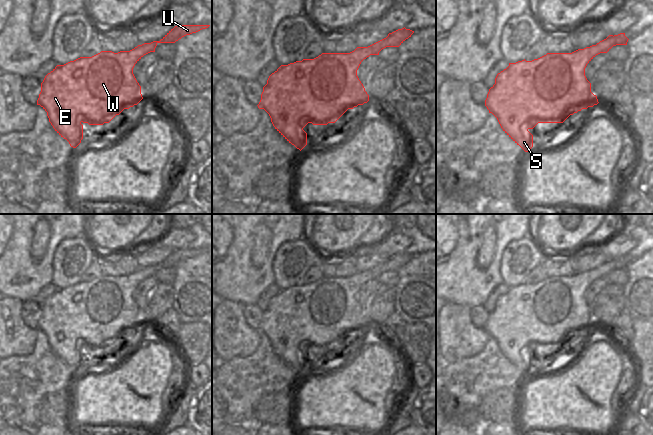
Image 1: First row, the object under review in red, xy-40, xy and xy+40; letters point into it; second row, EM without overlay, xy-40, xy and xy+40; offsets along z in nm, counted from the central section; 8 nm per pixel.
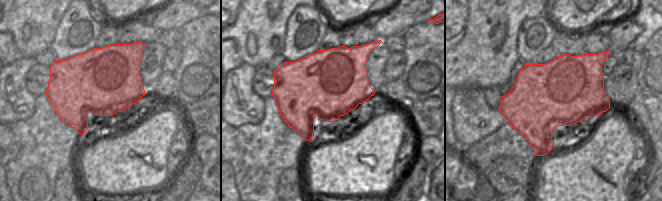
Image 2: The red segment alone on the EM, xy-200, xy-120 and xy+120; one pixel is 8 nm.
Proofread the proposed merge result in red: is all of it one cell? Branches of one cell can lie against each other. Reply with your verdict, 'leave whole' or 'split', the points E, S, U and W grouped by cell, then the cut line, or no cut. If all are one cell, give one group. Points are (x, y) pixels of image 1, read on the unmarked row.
split; groups E S W / U; cut xy+40 (614, 260), (612, 269)

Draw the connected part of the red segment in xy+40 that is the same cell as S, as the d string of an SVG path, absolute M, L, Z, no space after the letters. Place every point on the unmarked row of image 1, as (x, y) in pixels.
M613 259L596 269L578 273L572 277L547 277L532 285L518 285L497 298L495 308L489 313L485 330L498 344L503 355L525 376L533 371L533 359L528 355L538 347L563 347L570 339L597 329L597 320L591 316L591 307L585 300L587 288L598 278L607 277L615 266Z

